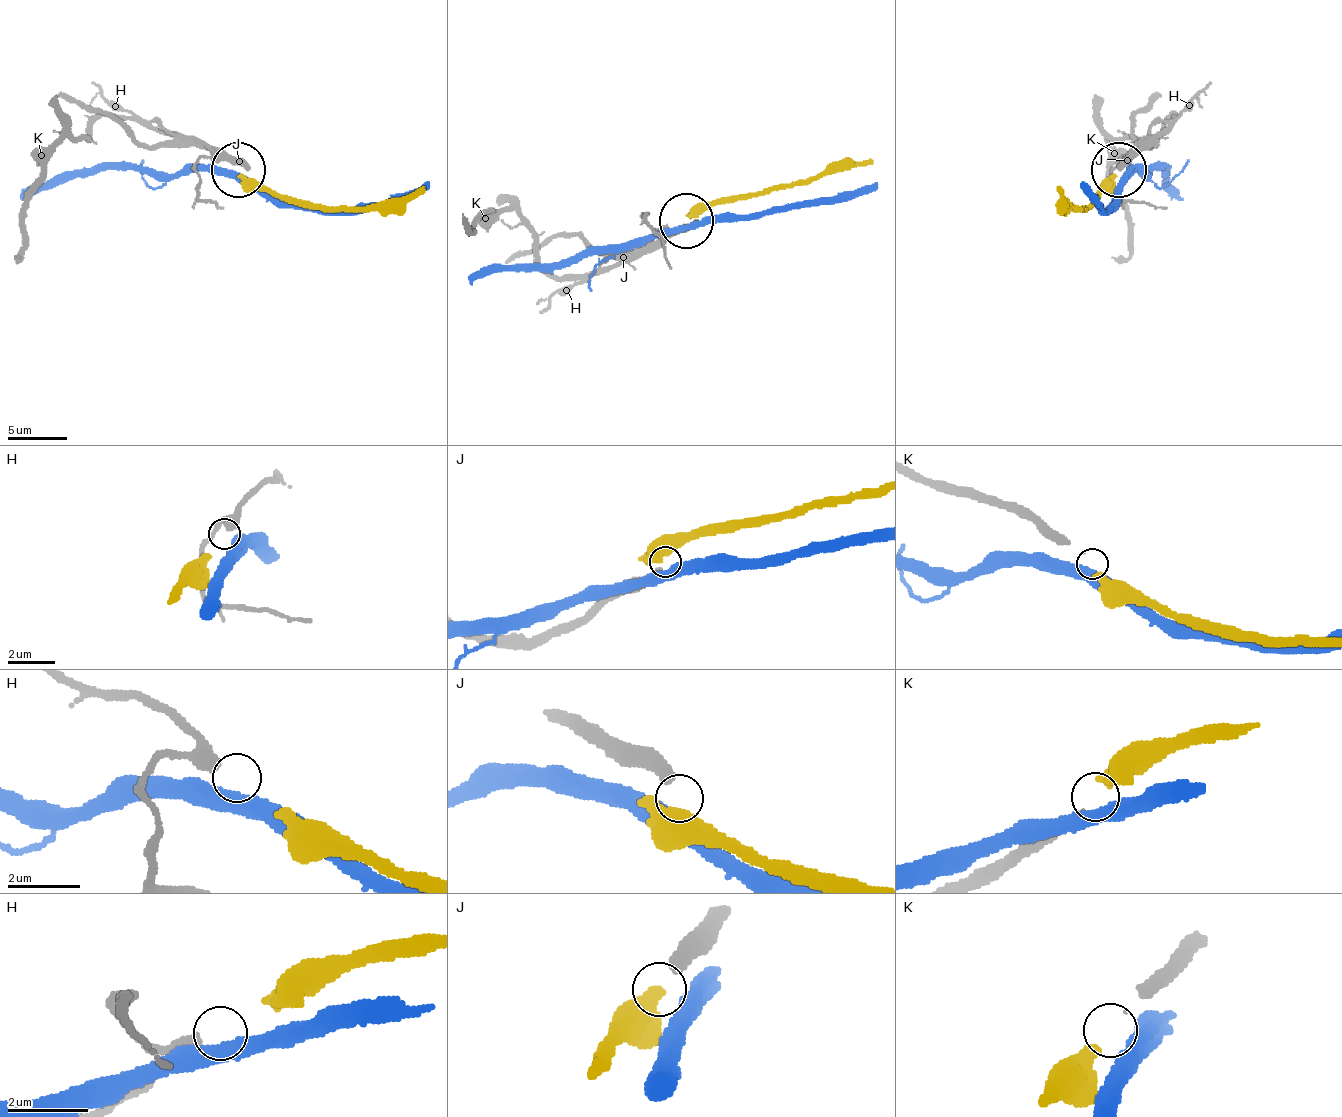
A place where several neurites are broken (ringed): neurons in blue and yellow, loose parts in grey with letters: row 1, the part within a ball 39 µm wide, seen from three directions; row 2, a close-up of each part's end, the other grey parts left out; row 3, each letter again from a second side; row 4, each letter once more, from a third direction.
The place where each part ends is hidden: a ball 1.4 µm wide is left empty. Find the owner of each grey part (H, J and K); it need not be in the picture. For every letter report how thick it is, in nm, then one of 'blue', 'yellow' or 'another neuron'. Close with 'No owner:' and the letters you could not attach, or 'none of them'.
H: 320 nm | another neuron
J: 400 nm | another neuron
K: 40 nm | yellow
No owner: H, J

